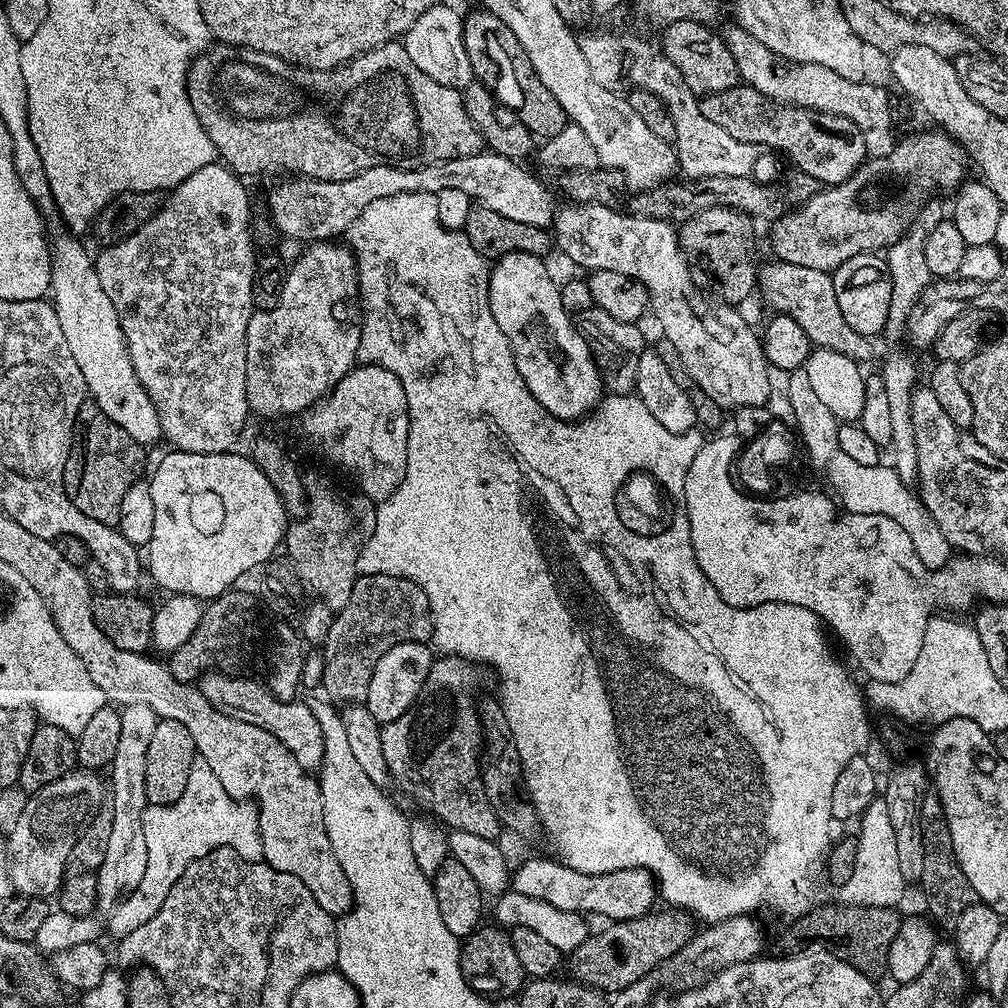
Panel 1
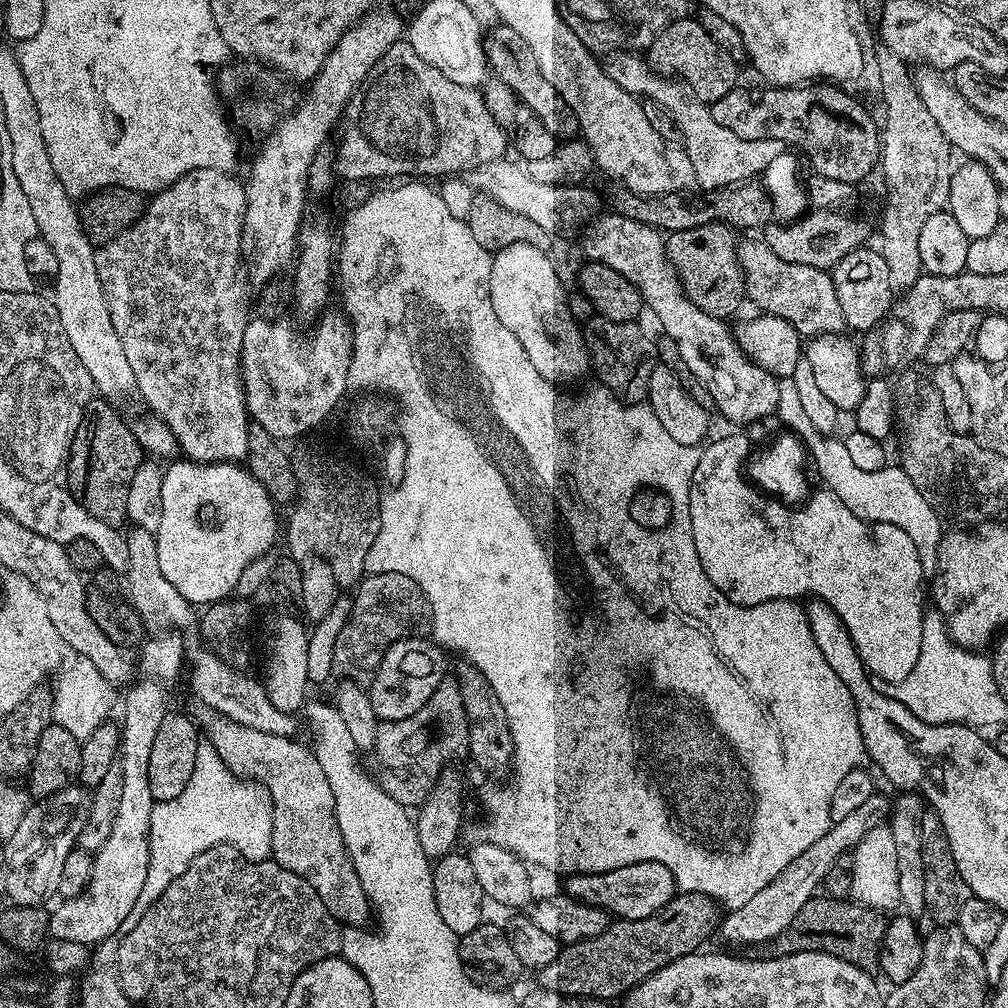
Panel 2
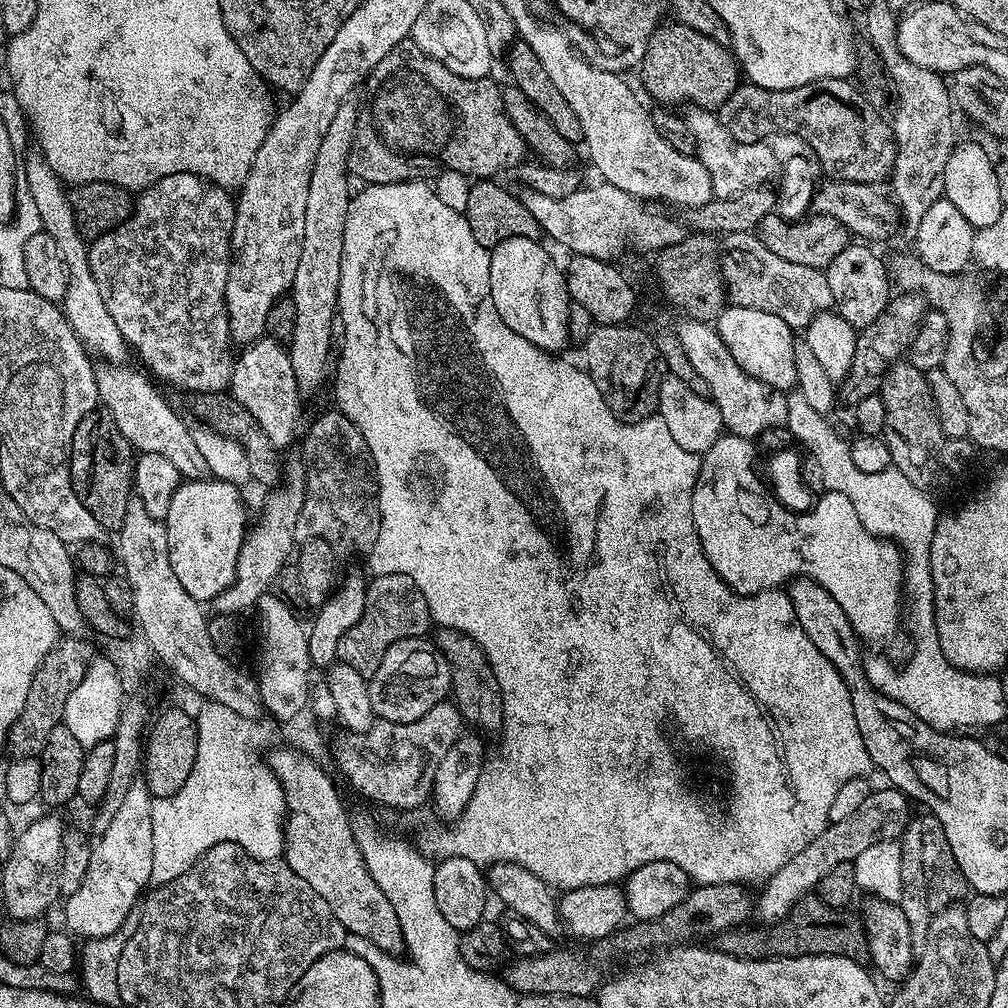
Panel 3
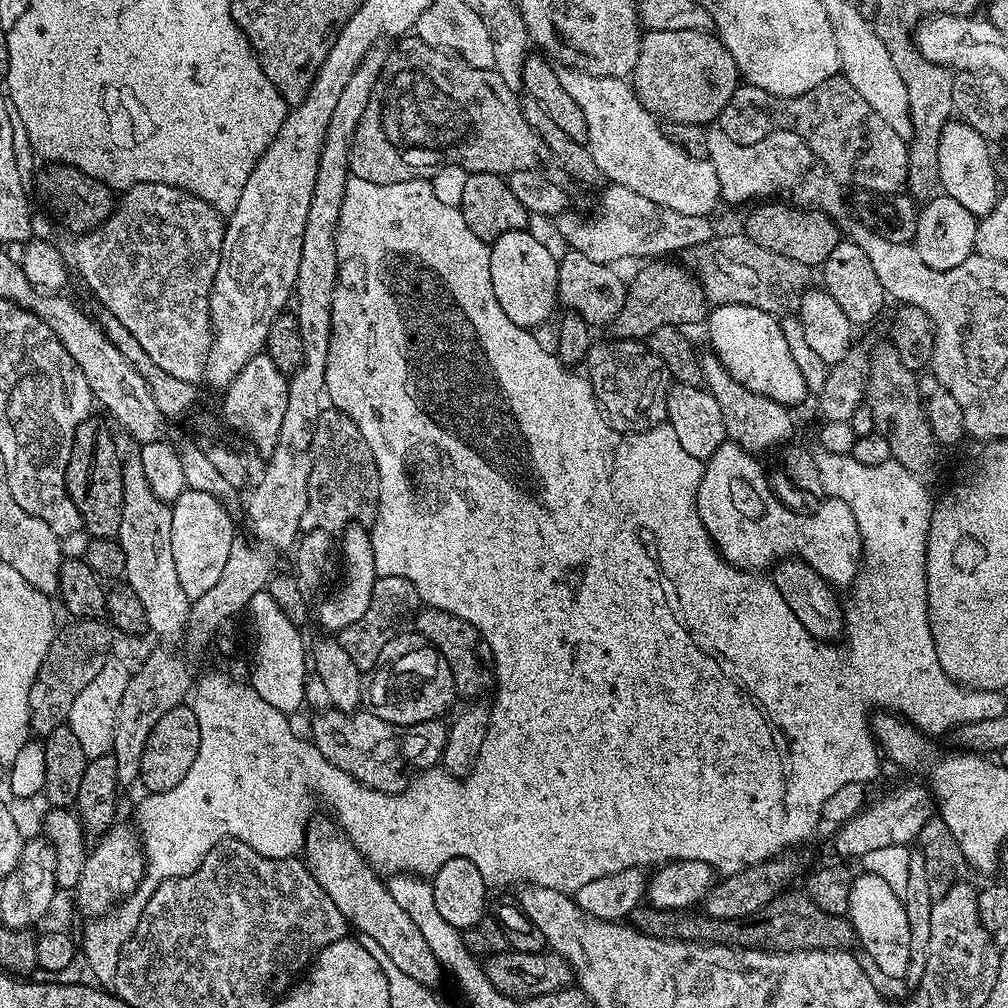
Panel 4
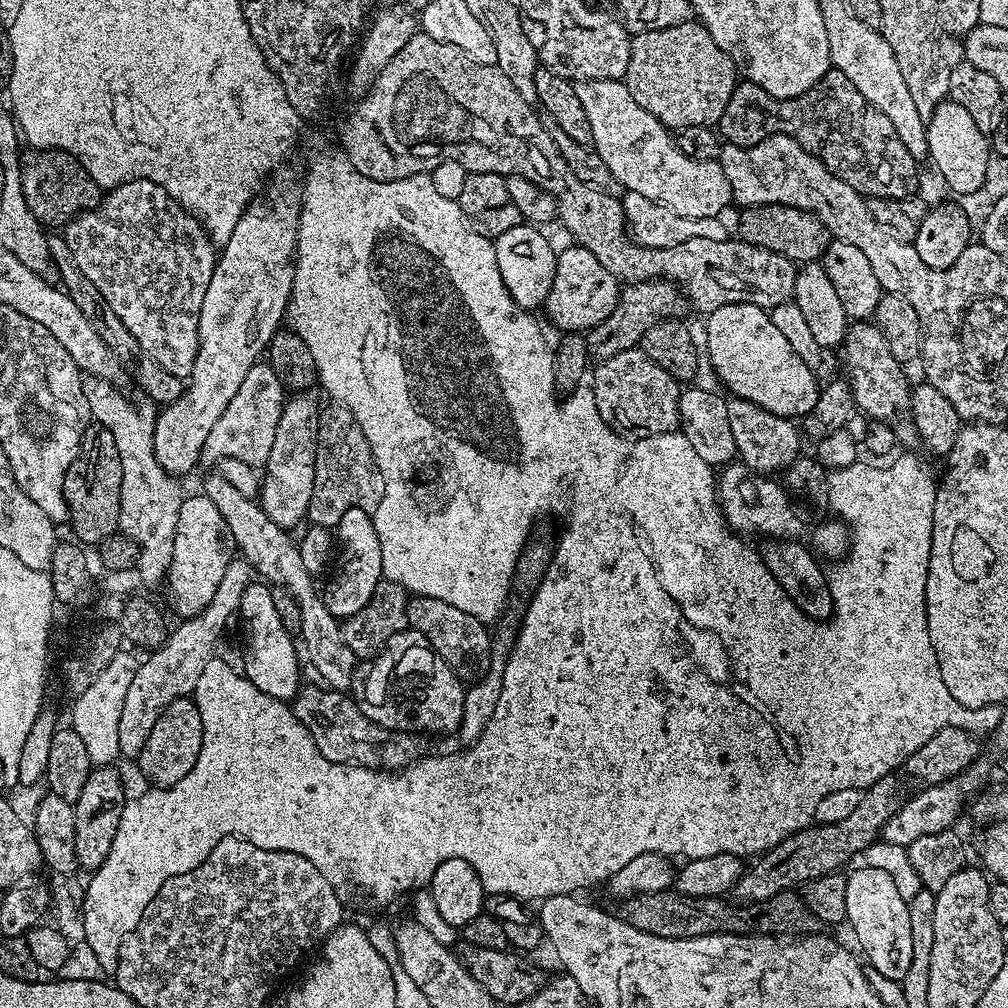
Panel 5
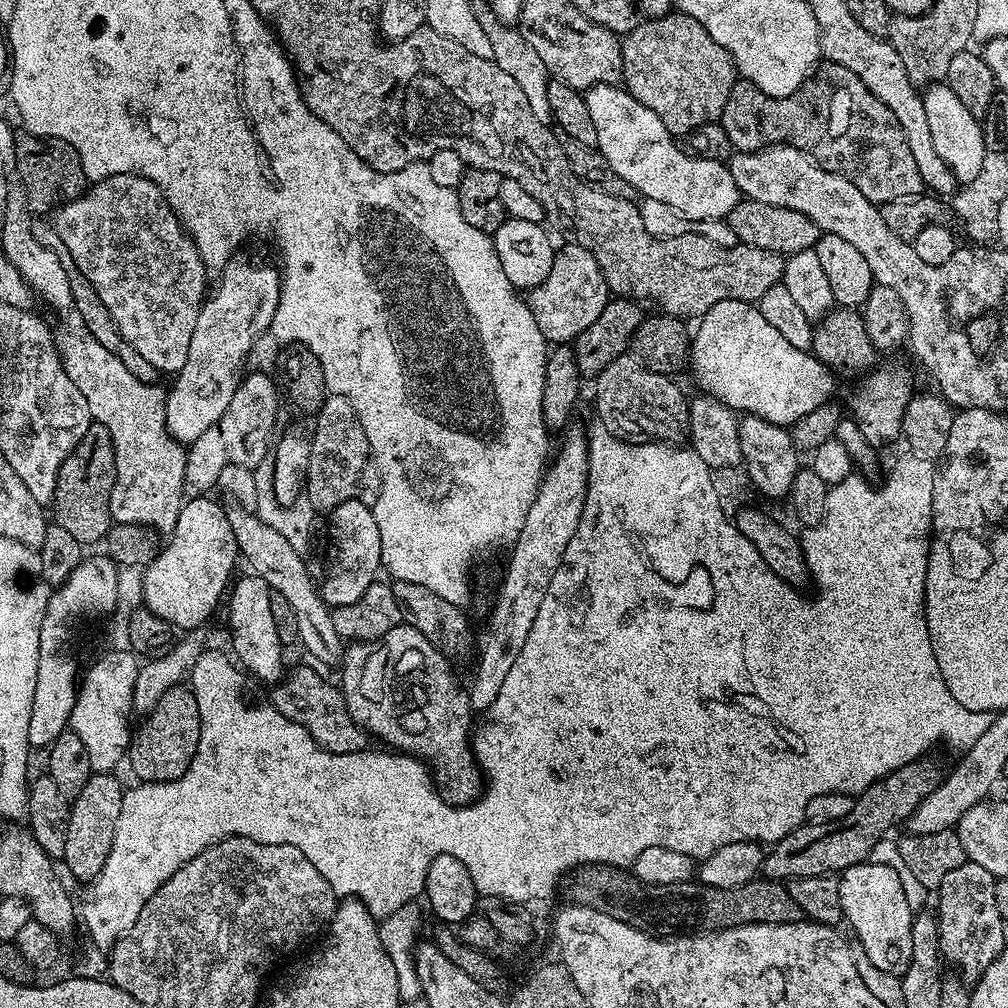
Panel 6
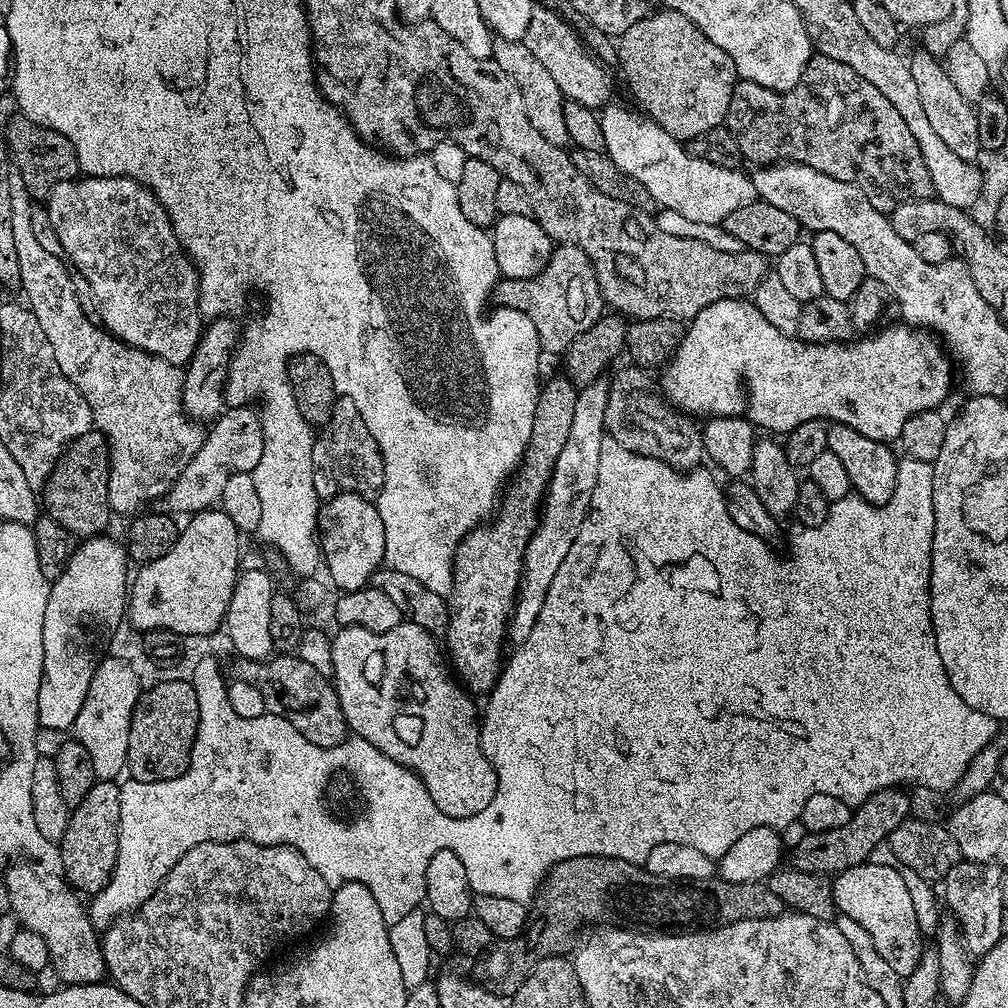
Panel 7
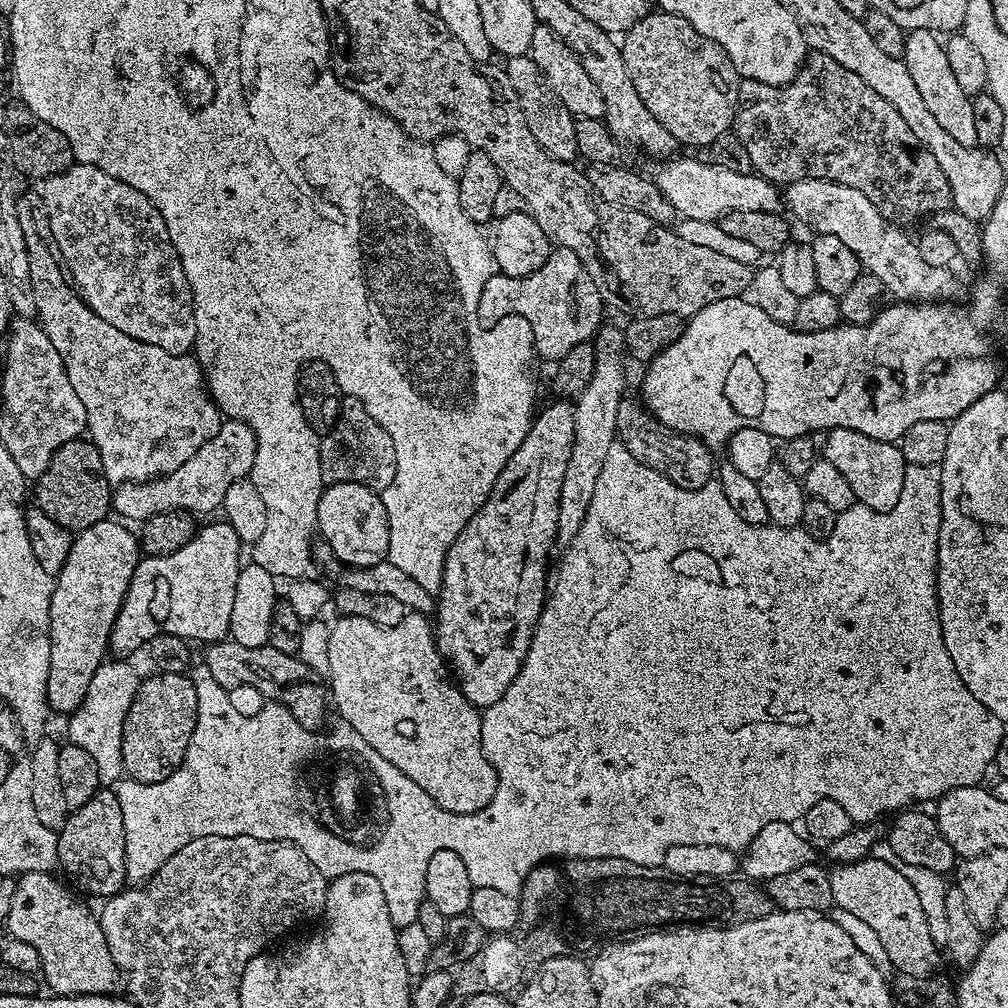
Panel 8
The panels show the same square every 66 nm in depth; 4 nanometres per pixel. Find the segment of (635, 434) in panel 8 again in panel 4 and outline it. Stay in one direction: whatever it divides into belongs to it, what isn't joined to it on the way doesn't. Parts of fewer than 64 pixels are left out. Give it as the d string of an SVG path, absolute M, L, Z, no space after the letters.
M607 338L593 343L586 357L586 375L592 381L596 403L600 405L609 424L625 434L645 432L668 419L668 398L662 394L670 384L670 377L660 359L647 343L639 340Z

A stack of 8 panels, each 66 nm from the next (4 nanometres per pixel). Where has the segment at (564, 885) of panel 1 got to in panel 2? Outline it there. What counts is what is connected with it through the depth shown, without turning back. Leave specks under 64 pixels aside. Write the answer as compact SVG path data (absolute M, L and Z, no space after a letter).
M634 862L630 866L618 866L609 872L578 872L567 877L567 895L583 904L602 908L613 917L622 920L650 918L662 906L666 906L677 895L676 879L672 871L662 862Z

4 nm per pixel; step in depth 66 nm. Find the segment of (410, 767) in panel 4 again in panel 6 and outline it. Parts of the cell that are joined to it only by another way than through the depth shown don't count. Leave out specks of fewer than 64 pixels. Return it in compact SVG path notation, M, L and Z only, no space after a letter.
M300 666L297 672L289 671L275 685L270 696L270 702L290 722L298 722L314 738L319 748L334 754L350 754L365 751L366 733L357 726L354 718L350 718L348 704L344 700L343 691L335 683L331 684L321 673L305 666Z

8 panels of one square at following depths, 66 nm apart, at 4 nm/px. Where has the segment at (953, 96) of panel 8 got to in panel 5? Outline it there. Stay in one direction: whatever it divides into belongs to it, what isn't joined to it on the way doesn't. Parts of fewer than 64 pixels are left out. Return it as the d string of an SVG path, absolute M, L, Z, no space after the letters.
M946 99L934 110L932 116L927 117L926 123L928 160L940 171L940 176L948 183L949 190L956 192L957 197L980 190L986 182L990 140L970 118L969 111L958 106L957 102Z

